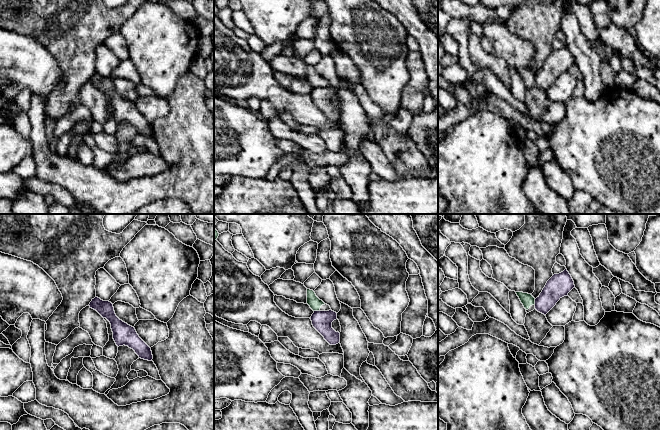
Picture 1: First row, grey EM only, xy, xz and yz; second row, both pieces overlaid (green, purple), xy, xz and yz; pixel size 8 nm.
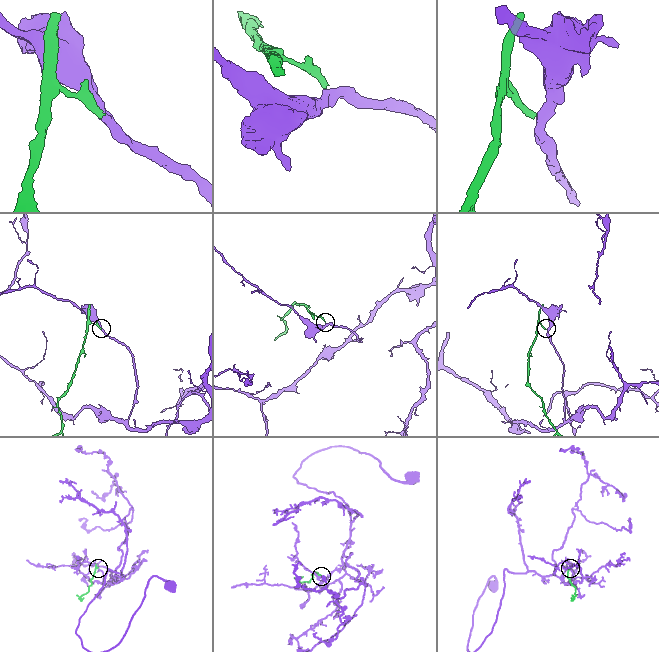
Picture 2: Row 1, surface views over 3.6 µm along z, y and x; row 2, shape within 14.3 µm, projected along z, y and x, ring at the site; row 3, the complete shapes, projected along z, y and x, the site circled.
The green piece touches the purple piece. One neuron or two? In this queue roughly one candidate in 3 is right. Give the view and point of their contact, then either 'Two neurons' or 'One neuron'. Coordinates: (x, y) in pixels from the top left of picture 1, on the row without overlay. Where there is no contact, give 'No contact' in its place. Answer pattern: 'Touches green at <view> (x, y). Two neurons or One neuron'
Touches green at xz (317, 86). Two neurons

